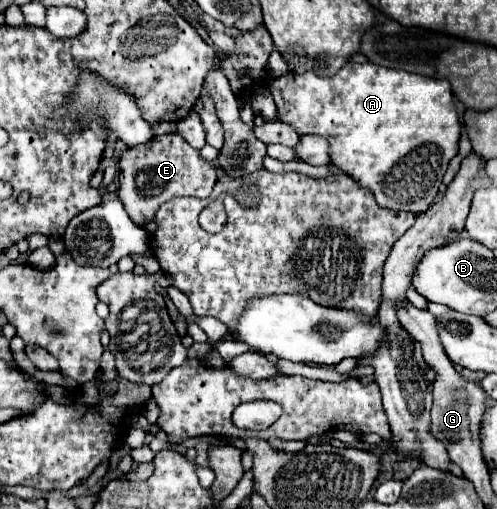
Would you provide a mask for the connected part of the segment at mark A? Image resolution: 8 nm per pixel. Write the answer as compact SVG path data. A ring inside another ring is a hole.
M348 62L330 78L320 78L314 72L288 72L272 80L270 94L276 102L278 122L296 128L298 134L318 134L326 138L332 164L358 182L358 186L372 190L378 206L384 206L386 210L420 214L426 212L432 202L436 202L442 176L448 168L448 162L458 154L460 140L460 118L448 80L424 78L420 74L390 70L370 62ZM412 150L414 158L406 158Z

